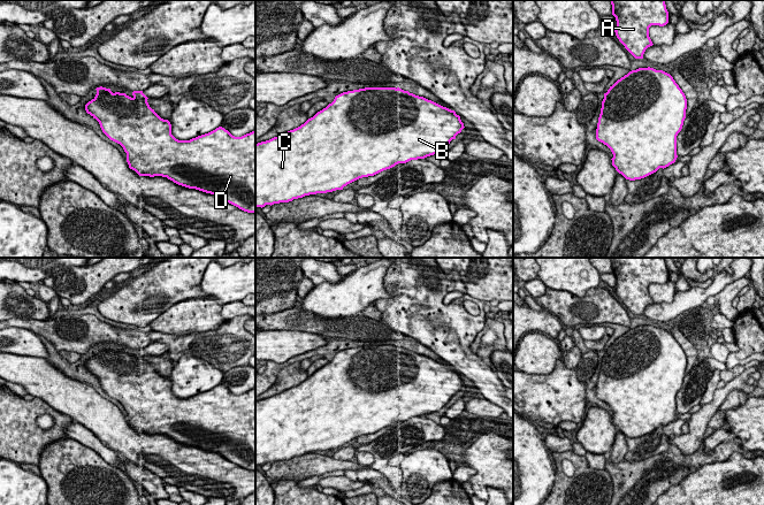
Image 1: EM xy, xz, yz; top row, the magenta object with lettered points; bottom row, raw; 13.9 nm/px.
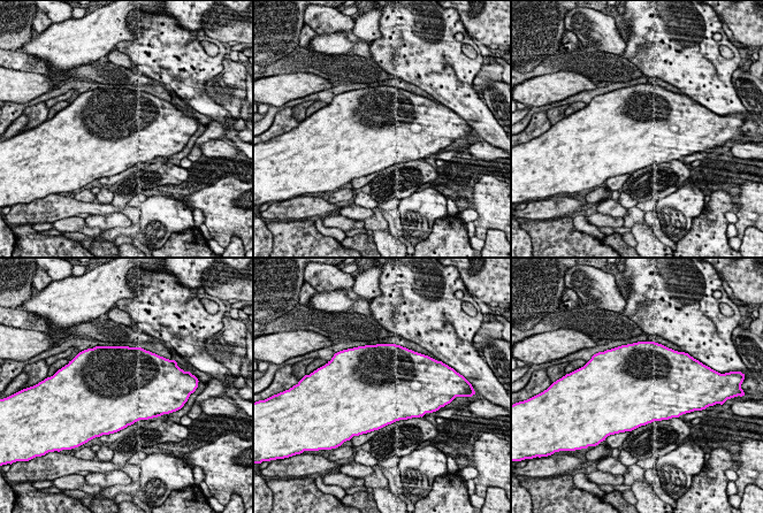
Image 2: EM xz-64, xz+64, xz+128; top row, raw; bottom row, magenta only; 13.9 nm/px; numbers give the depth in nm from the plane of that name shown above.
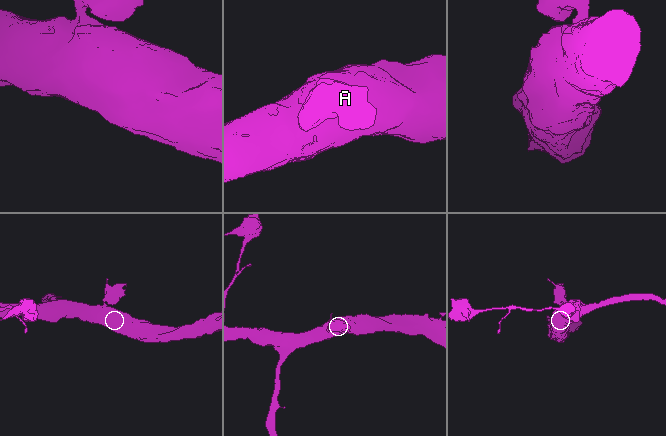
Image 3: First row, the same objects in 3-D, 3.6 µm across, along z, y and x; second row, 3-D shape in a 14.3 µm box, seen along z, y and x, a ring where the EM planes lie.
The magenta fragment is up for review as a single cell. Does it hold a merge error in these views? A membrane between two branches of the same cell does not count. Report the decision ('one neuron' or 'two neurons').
one neuron

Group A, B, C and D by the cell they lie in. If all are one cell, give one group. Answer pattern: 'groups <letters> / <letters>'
groups A B C D

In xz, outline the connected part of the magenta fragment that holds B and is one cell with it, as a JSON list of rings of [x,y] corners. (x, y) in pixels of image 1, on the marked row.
[[[365,87],[343,92],[300,127],[255,144],[255,207],[343,190],[359,178],[374,176],[398,163],[437,154],[464,128],[454,110],[399,87]]]

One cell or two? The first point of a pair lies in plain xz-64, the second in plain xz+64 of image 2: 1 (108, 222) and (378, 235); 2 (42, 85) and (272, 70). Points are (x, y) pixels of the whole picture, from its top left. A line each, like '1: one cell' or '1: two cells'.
1: two cells
2: two cells

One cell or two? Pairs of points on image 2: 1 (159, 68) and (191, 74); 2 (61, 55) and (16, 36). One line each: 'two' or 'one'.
1: one
2: two

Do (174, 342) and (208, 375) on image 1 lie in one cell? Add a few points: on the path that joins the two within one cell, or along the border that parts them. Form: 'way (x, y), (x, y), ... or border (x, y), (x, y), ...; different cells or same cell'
border (174, 361), (183, 354), (192, 353), (212, 365); different cells

